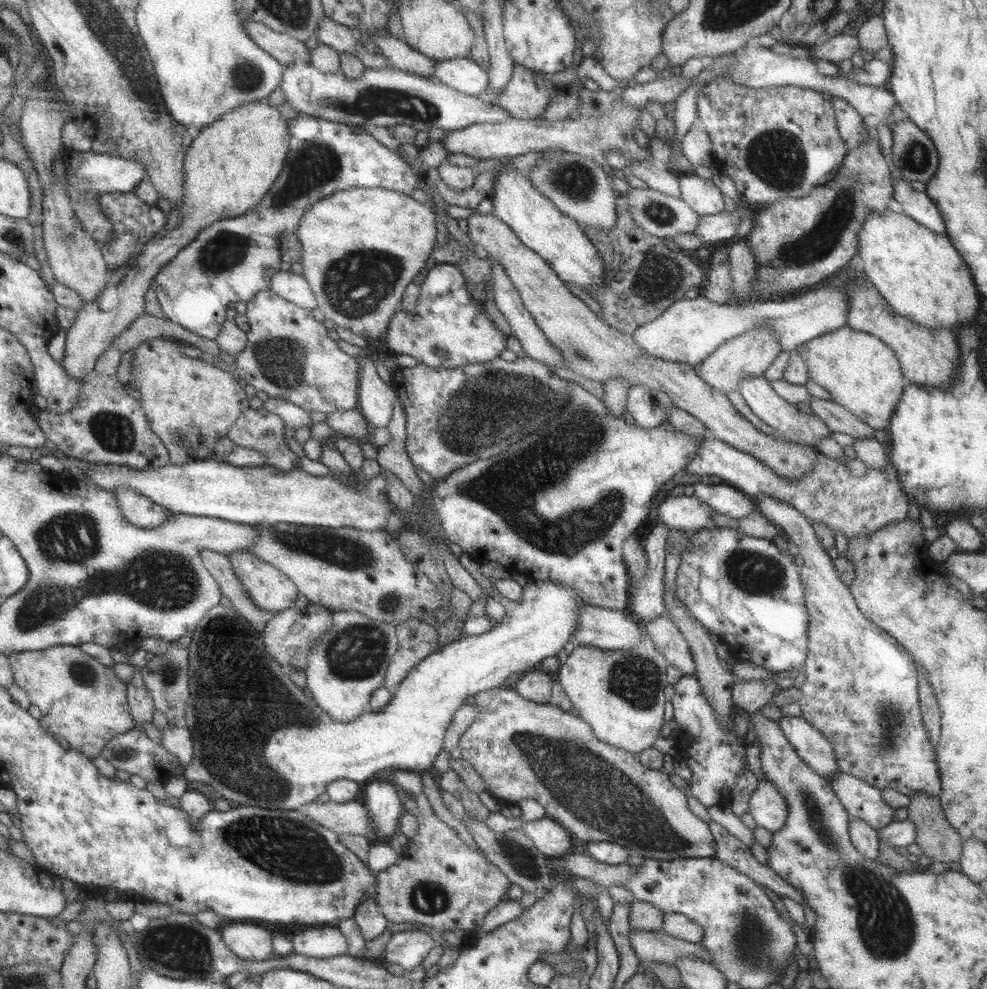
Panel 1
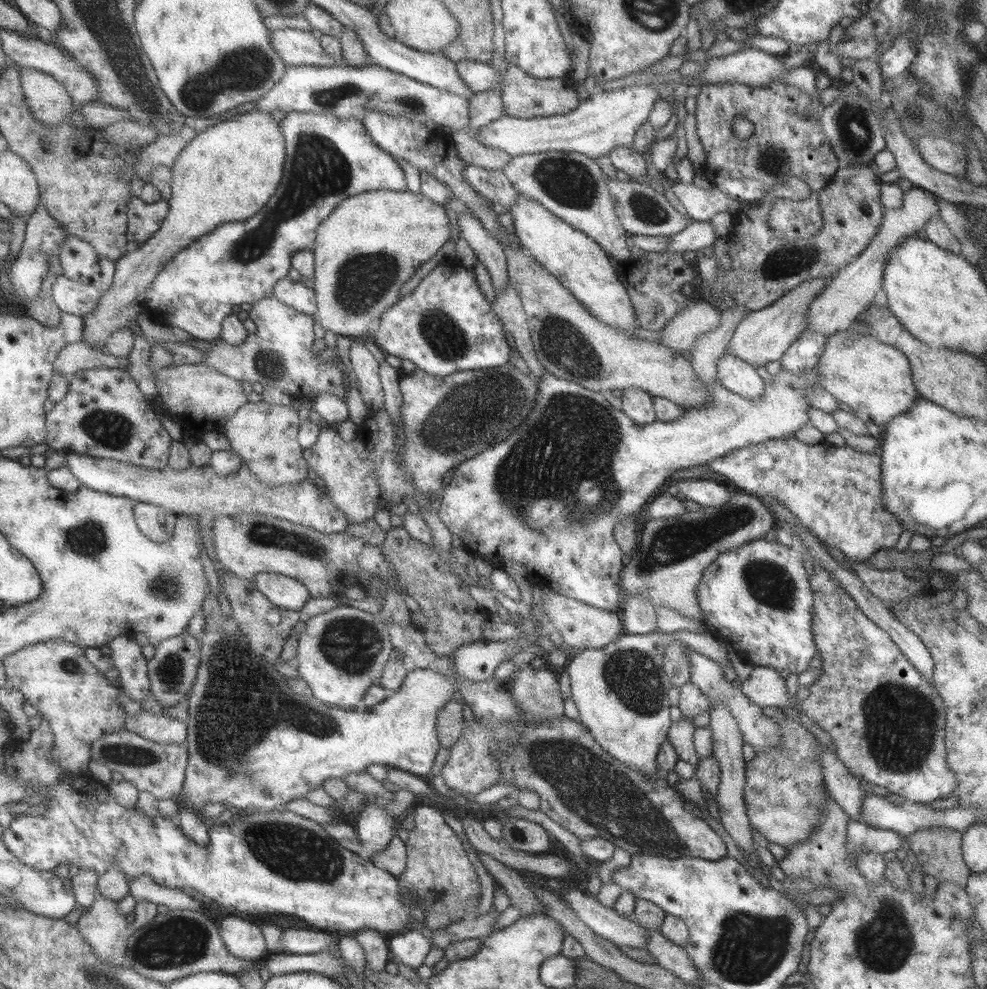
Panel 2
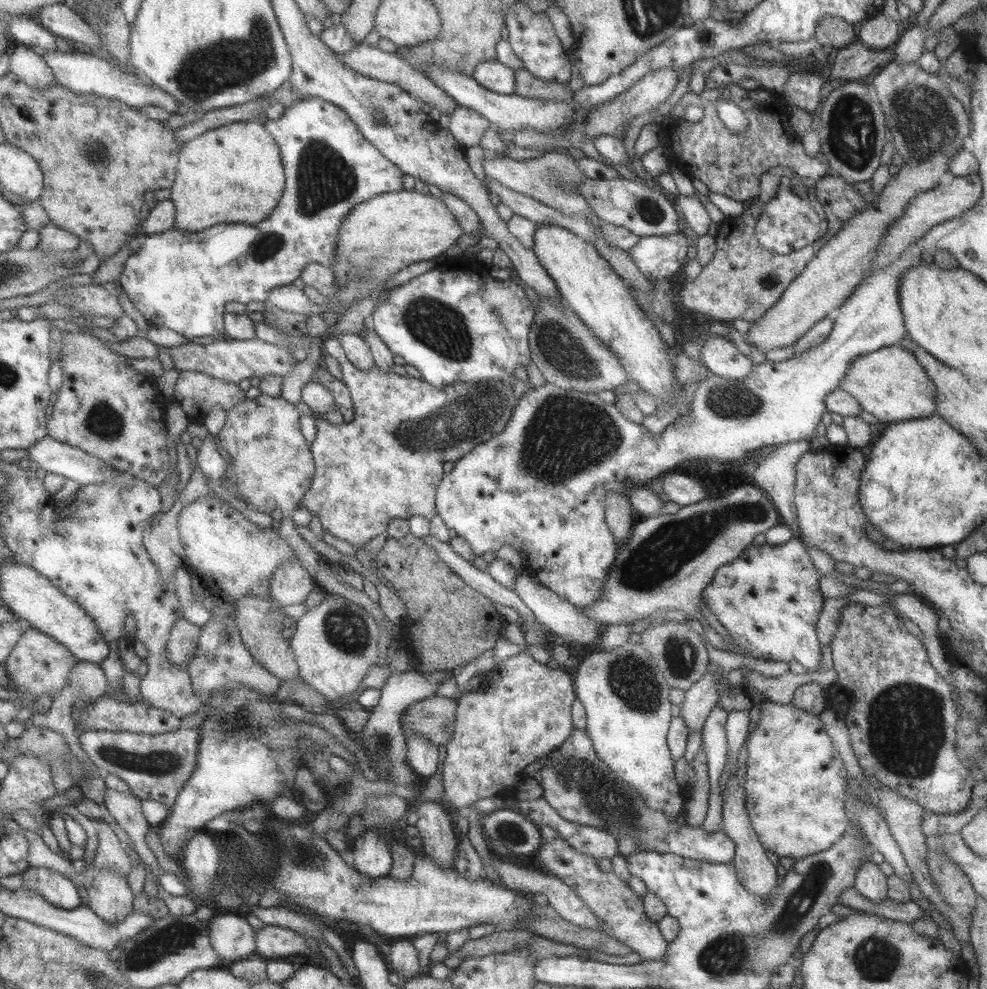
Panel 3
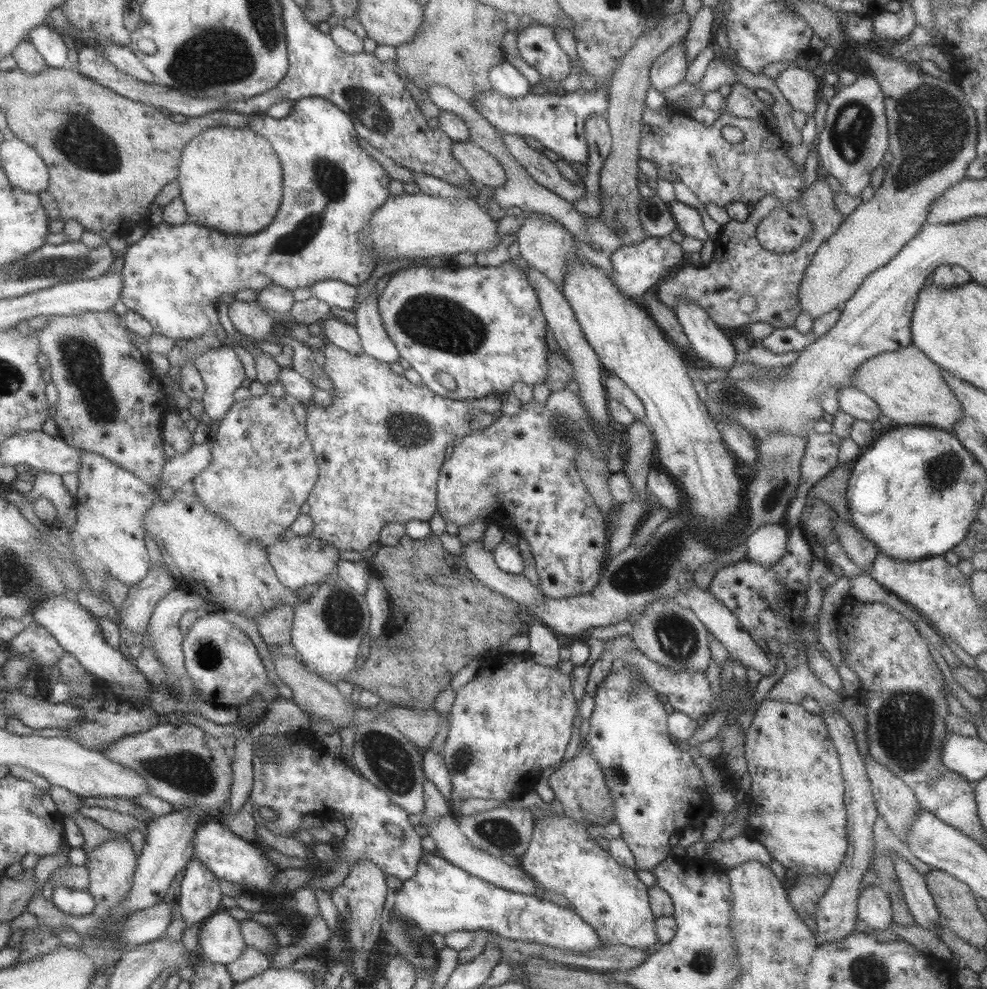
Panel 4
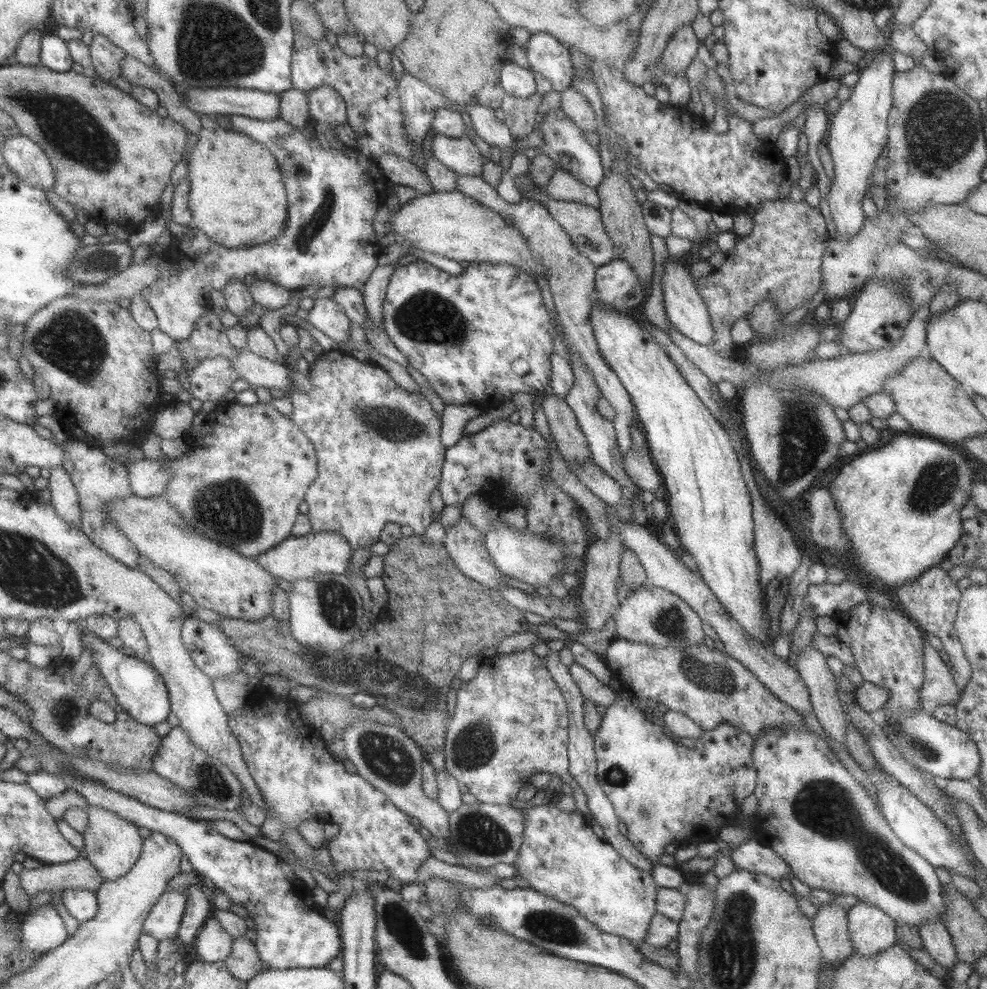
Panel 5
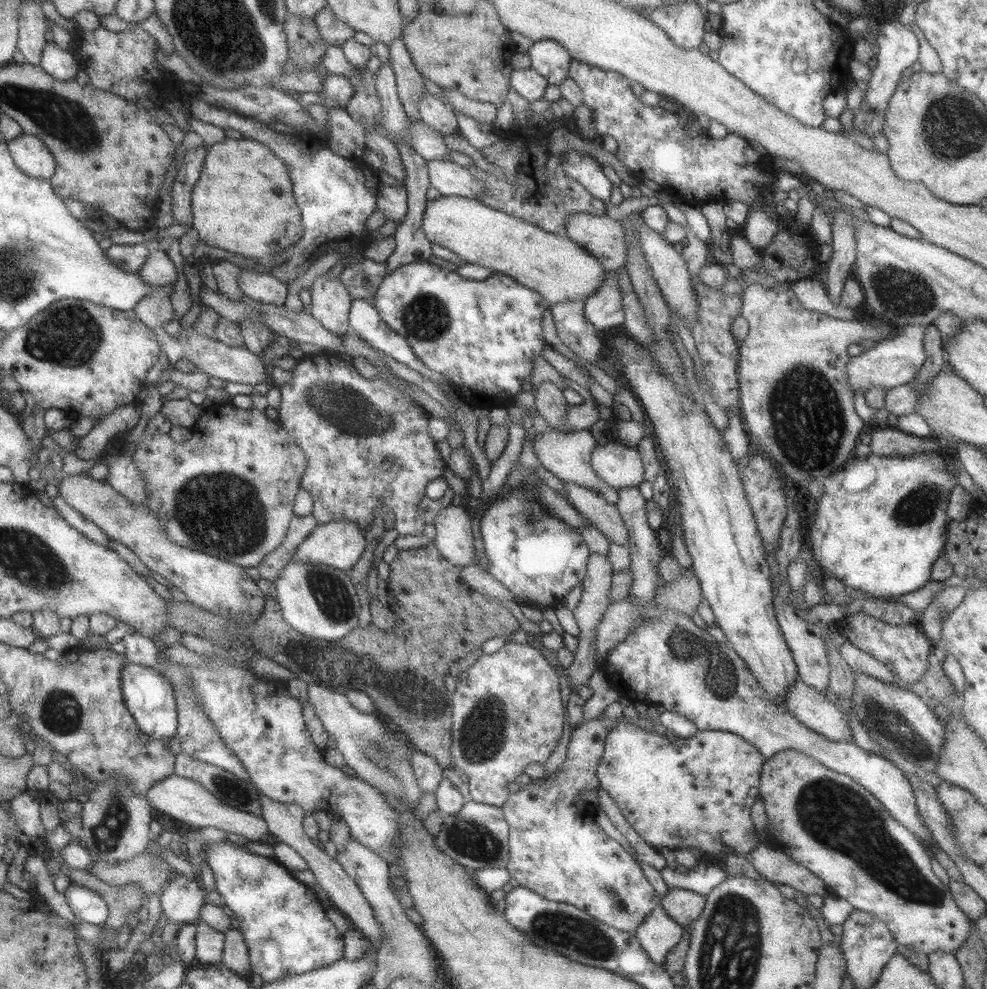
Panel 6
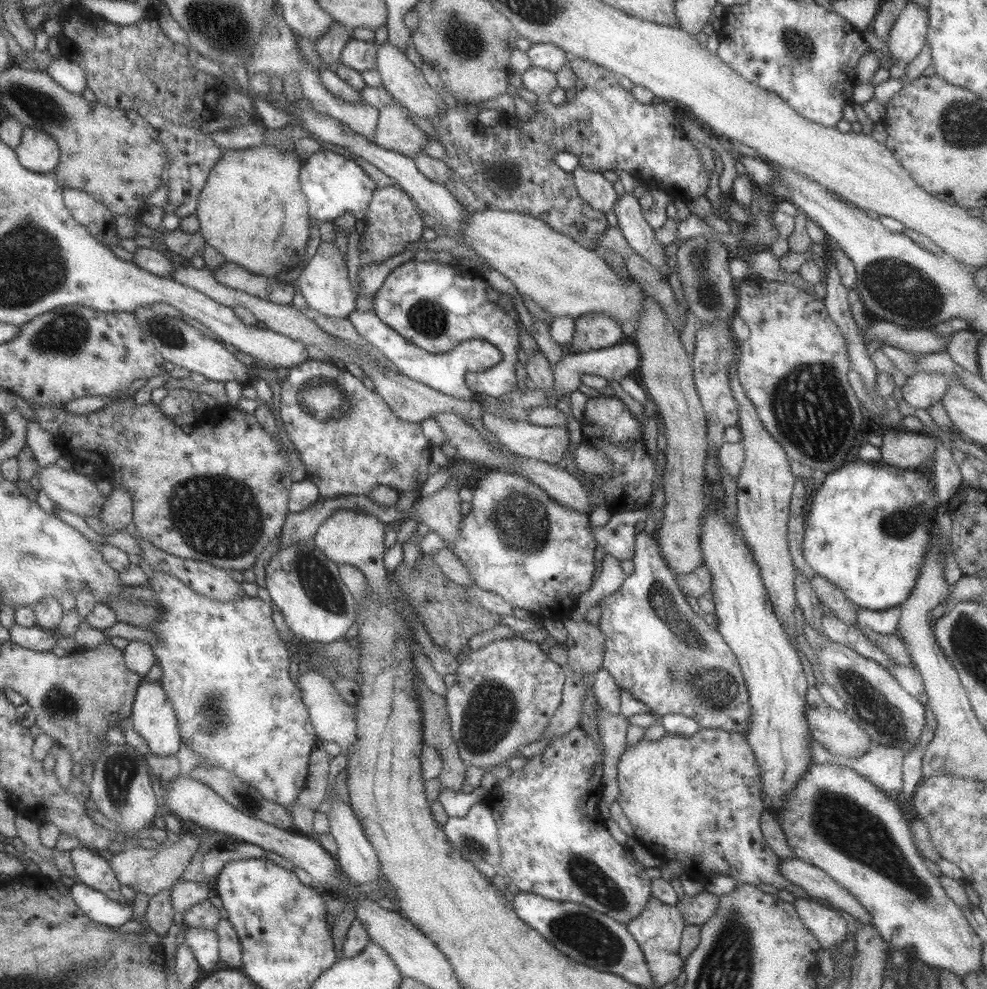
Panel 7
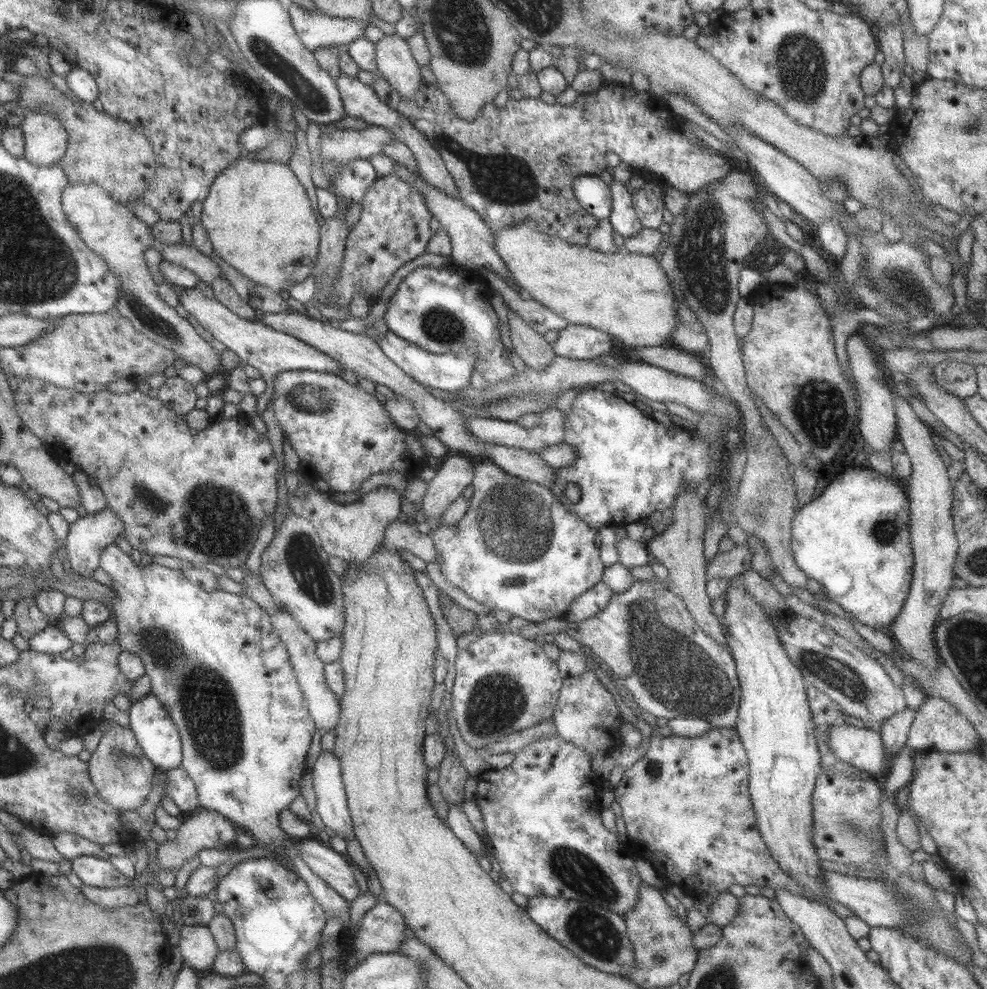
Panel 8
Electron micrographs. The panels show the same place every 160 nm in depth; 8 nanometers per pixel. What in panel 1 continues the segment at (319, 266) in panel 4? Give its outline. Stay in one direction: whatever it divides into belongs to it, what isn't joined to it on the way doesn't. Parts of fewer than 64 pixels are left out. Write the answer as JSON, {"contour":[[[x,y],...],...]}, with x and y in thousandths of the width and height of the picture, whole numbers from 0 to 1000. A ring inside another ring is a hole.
{"contour":[[[302,114],[299,119],[292,120],[291,127],[294,133],[293,154],[285,174],[275,190],[264,199],[262,206],[244,215],[242,219],[225,220],[206,231],[156,280],[155,294],[167,322],[200,340],[217,345],[228,324],[232,305],[250,306],[260,295],[273,293],[275,279],[283,275],[285,265],[285,256],[282,255],[283,239],[299,237],[309,211],[319,202],[335,194],[358,189],[384,189],[415,198],[418,191],[427,185],[428,178],[420,165],[412,164],[402,154],[394,152],[374,134],[364,130],[363,126],[345,125]]]}

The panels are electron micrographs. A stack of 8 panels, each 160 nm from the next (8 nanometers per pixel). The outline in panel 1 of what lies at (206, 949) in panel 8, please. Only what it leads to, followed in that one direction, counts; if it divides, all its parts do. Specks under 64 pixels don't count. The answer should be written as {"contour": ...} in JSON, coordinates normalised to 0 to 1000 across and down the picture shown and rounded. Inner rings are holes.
{"contour":[[[235,932],[222,939],[225,951],[240,969],[250,973],[271,971],[276,965],[276,945],[265,935]]]}

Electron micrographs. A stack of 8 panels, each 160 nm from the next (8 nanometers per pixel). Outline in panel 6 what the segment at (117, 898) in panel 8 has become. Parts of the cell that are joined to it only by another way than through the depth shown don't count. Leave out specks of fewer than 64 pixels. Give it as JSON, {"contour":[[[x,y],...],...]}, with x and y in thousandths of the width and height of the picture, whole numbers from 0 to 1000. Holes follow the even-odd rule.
{"contour":[[[71,891],[65,908],[79,931],[101,936],[107,929],[109,918],[106,911],[84,895]]]}

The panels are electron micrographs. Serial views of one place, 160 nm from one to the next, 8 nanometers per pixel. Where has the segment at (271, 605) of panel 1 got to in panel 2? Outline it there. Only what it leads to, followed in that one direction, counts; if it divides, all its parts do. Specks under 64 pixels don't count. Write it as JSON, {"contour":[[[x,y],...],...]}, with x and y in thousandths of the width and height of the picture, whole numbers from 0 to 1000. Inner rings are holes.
{"contour":[[[261,578],[254,586],[257,594],[283,615],[303,618],[314,605],[311,596],[301,585],[278,578]]]}

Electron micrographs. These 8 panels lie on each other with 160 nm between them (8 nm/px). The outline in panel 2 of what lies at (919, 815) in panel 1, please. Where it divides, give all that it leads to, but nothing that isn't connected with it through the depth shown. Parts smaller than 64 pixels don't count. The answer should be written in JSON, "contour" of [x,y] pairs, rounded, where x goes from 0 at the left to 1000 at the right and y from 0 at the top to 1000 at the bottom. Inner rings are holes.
{"contour":[[[935,836],[917,847],[937,885],[977,898],[984,881],[975,869],[974,845],[965,837]]]}

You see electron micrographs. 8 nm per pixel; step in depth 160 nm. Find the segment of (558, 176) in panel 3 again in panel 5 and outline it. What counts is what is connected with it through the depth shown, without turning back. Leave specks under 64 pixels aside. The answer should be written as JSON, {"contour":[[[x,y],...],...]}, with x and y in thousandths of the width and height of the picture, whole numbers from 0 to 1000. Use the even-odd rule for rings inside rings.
{"contour":[[[440,132],[437,155],[452,170],[467,178],[486,178],[490,162],[473,138],[455,140]]]}

